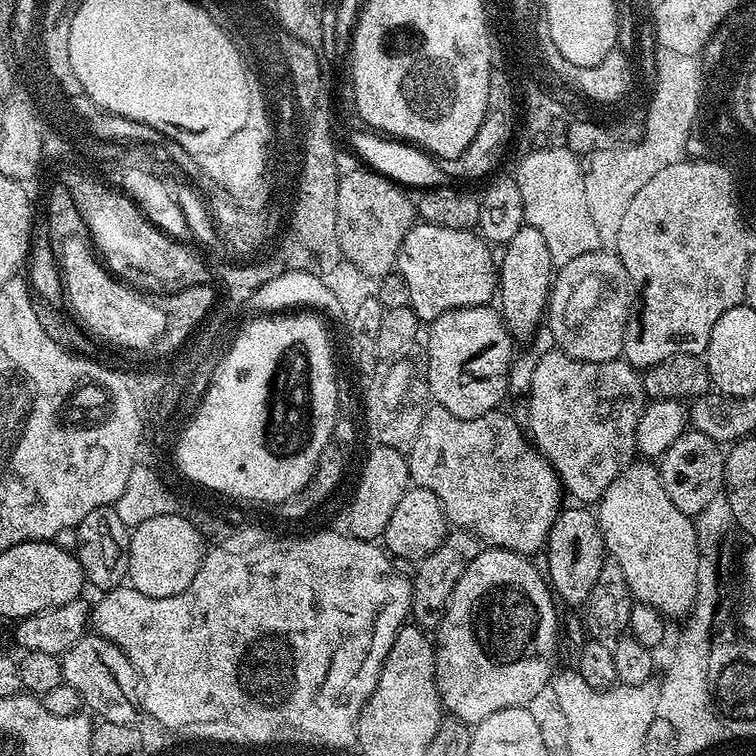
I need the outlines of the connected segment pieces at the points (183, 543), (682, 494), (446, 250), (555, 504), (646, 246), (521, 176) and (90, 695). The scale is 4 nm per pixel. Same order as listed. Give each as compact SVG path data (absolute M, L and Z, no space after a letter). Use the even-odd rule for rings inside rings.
M174 514L150 518L140 523L129 535L127 581L147 597L173 597L190 586L201 568L205 551L205 538L187 517Z
M685 430L659 457L658 467L662 486L666 486L666 494L670 494L670 502L682 510L682 514L695 518L700 511L709 506L710 500L722 492L724 486L724 457L721 445L712 441L705 434L693 430Z
M417 222L406 234L406 238L400 247L400 253L396 255L395 271L402 278L406 278L406 287L410 289L410 306L414 314L422 322L431 322L442 314L459 308L470 306L491 305L498 292L498 264L492 260L493 249L483 236L472 230L450 230L446 226L434 226Z
M429 407L406 459L411 483L434 493L438 502L442 502L444 516L453 529L470 532L485 545L511 552L533 554L547 545L550 530L562 511L562 485L548 459L526 435L521 421L519 424L504 410L487 412L467 420L450 414L450 410L445 408Z
M685 158L676 165L666 166L660 170L654 178L646 182L642 190L639 190L630 198L630 206L627 207L626 214L621 215L621 226L614 233L614 251L620 257L622 266L626 266L626 274L636 283L640 283L640 292L635 297L632 311L628 314L628 325L624 335L623 359L627 360L633 368L645 370L654 366L656 363L662 363L666 358L672 355L694 355L700 356L707 353L708 343L710 342L710 333L714 331L714 322L726 314L726 310L734 310L734 306L745 303L744 299L744 279L746 278L746 266L750 249L748 249L749 233L745 227L745 217L740 214L741 205L732 199L732 184L729 184L728 176L725 176L720 168L713 167L711 164L701 163L698 160Z
M566 146L534 148L518 164L514 179L518 182L523 202L525 223L541 230L550 247L555 267L566 265L579 255L599 251L604 237L590 213L585 189L585 169L581 159Z
M85 634L81 640L74 642L74 646L70 646L70 650L64 652L63 656L60 657L60 665L62 666L64 683L74 686L74 690L78 690L81 705L85 709L89 708L87 711L93 717L100 716L96 718L101 721L109 720L119 724L135 725L137 723L136 719L142 716L140 676L136 672L136 667L130 662L130 658L126 658L124 651L112 640L107 640L95 634Z

